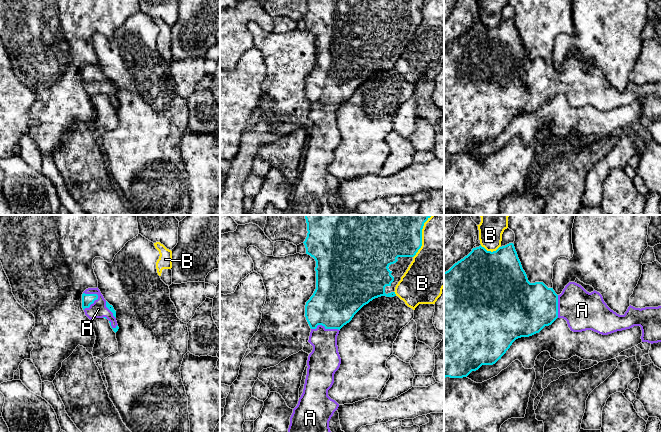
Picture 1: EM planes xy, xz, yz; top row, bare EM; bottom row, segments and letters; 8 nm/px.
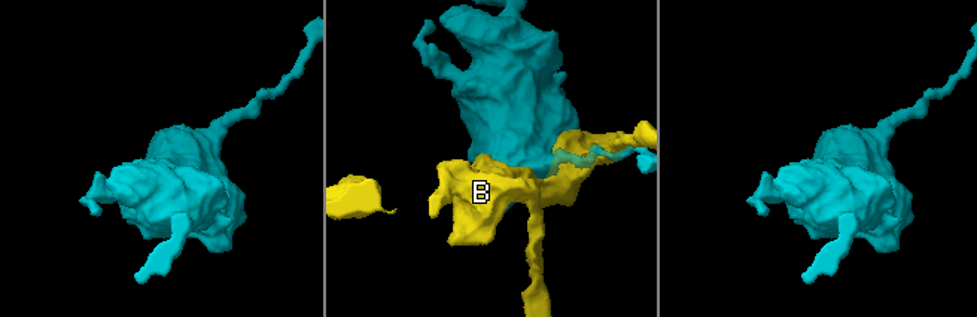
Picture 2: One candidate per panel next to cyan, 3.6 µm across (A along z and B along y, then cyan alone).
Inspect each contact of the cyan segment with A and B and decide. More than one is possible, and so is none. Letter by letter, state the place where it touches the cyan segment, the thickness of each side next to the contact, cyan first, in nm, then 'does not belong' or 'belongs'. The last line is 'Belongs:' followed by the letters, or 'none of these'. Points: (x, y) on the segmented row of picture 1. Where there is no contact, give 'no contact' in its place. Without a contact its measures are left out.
A: xy (92, 303) | 100/140 nm | belongs
B: xz (421, 236) | 480/400 nm | does not belong
Belongs: A

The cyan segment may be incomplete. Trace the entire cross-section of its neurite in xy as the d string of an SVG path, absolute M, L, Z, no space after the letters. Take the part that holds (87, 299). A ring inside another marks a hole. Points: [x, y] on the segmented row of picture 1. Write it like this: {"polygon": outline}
{"polygon": "M98 287L88 288L83 292L82 308L90 320L94 318L108 319L113 331L115 333L118 331L116 311L113 306L104 299Z"}

